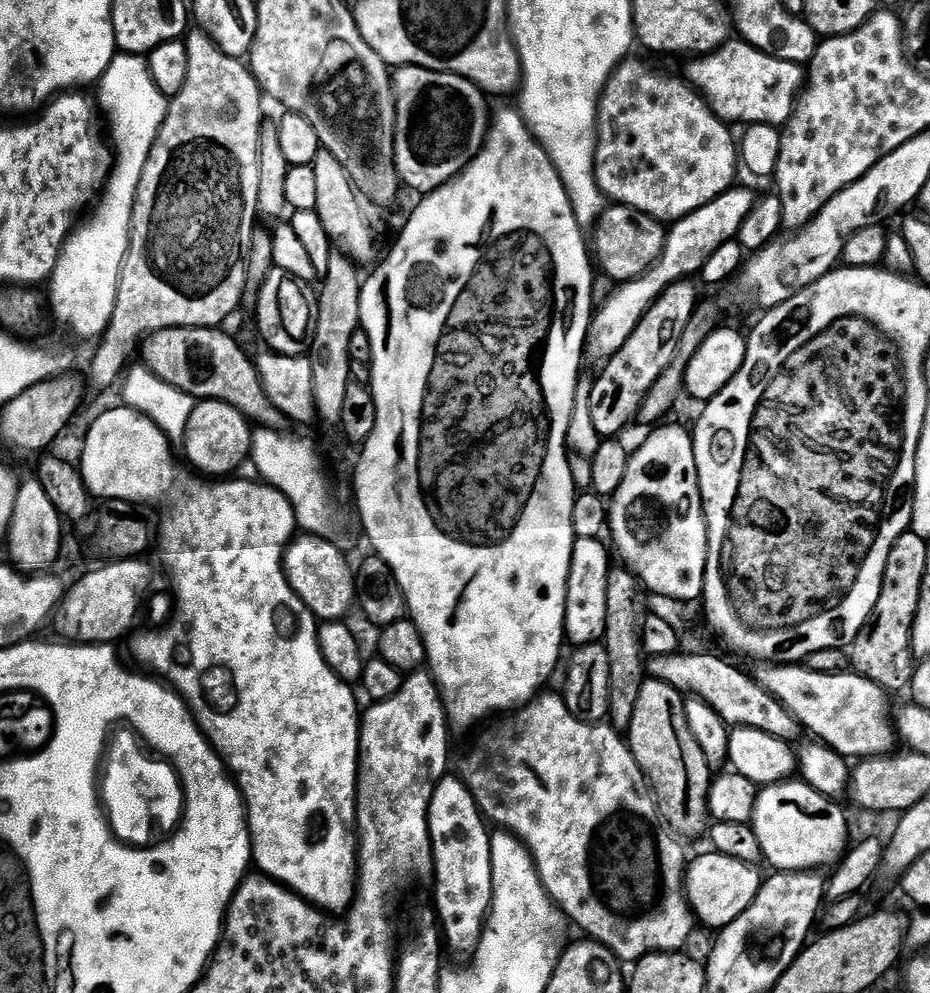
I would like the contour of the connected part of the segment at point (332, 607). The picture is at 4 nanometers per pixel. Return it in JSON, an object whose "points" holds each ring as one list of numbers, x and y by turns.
{"points":[[307,534,299,538,289,543,284,554,284,575,288,577,288,585,294,594,298,594,298,598,302,598,317,621,343,621,344,615,357,603,353,565,348,565,347,558,340,553,336,542]]}

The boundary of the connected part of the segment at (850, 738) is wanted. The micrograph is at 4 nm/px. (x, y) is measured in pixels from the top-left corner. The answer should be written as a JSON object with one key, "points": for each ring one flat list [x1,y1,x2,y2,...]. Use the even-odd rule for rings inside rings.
{"points":[[760,662,755,665,754,679,767,690,771,696,778,698,786,710,800,723,805,733,813,732,817,741,823,742,829,748,833,748,838,754,846,758,863,758,866,756,882,756,893,751,898,744,898,736,894,731,893,723,888,720,888,700,883,688,879,688,874,682,870,682,864,676,859,676,854,671,835,672,834,674,822,674,810,670,799,663,778,664,775,662]]}

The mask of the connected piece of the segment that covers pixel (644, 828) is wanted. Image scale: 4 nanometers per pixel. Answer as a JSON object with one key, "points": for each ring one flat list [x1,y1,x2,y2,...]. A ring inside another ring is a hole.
{"points":[[537,695,527,704,493,719,491,723,484,726,489,728,481,727,476,741,469,746,468,753,460,760,458,779,468,787,481,813,493,825,500,824,496,826,507,830,528,847,528,853,536,863,540,880,548,895,551,896,552,903,567,919,569,916,584,931,581,933,587,934,600,944,605,944,620,962,625,962,624,960,635,962,652,952,679,953,683,949,680,947,691,938,692,924,694,925,694,911,689,903,686,887,686,869,690,863,690,856,684,853,685,841,668,827,668,821,664,818,656,793,652,791,644,771,640,769,634,754,629,750,627,739,613,728,611,723,587,724,585,720,574,718,574,714,570,714,566,706,563,695,544,695]]}

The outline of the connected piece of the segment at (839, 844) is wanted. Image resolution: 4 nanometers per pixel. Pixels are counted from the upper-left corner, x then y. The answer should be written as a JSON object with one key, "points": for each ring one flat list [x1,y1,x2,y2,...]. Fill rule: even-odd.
{"points":[[799,778,761,787,750,823,758,834,764,860,782,872,807,872,819,869,819,864,839,861,850,839,848,820,836,804,835,799,818,794]]}

